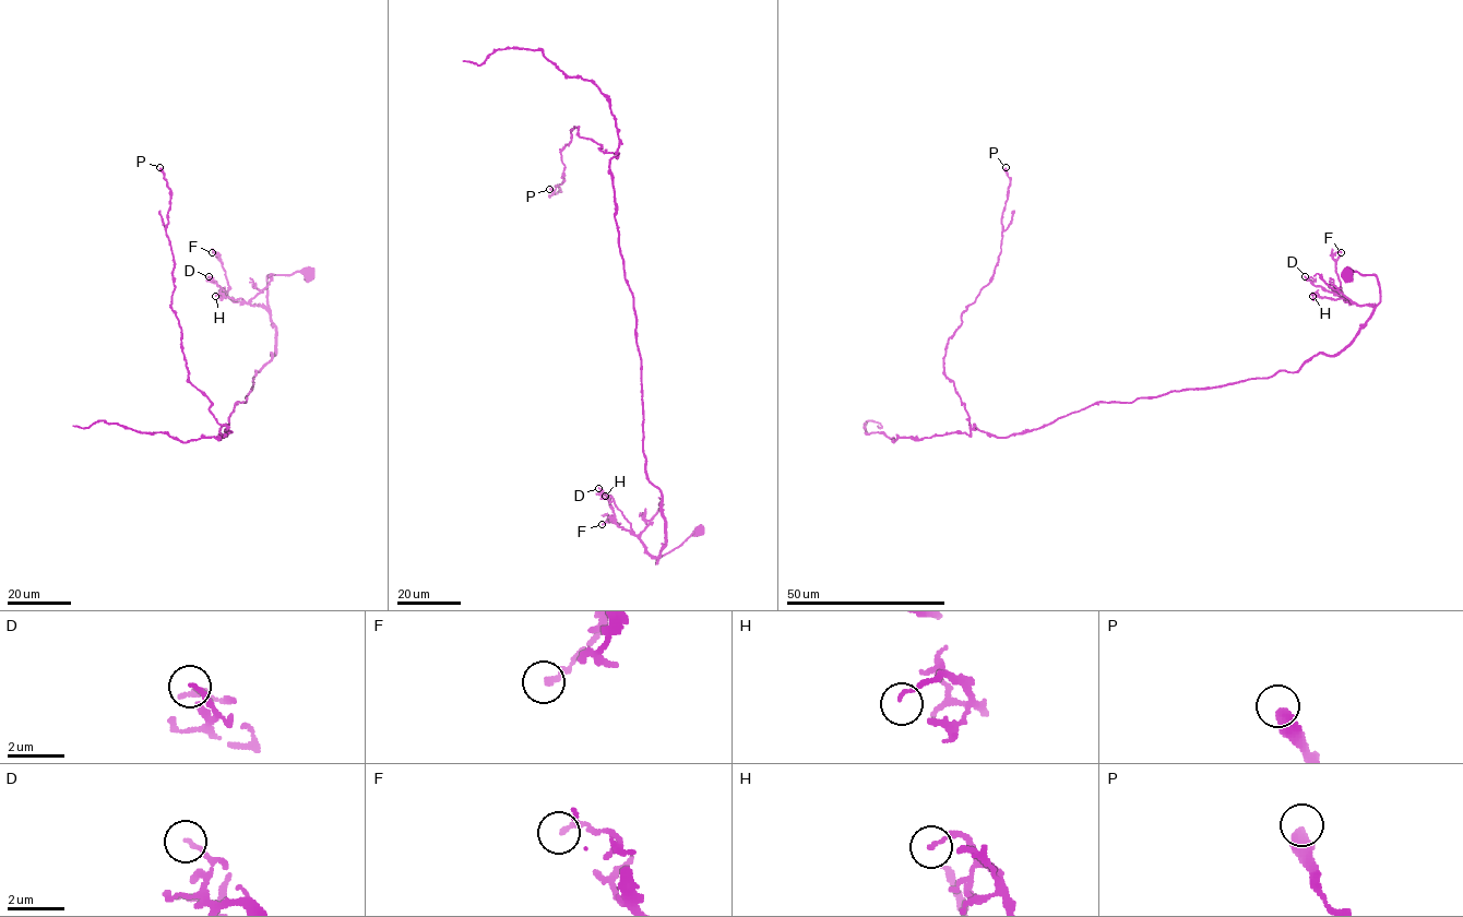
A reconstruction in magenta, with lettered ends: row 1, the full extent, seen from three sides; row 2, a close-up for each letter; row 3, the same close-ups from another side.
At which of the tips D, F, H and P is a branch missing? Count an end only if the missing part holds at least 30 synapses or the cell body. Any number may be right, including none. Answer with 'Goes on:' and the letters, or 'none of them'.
Goes on: none of them

